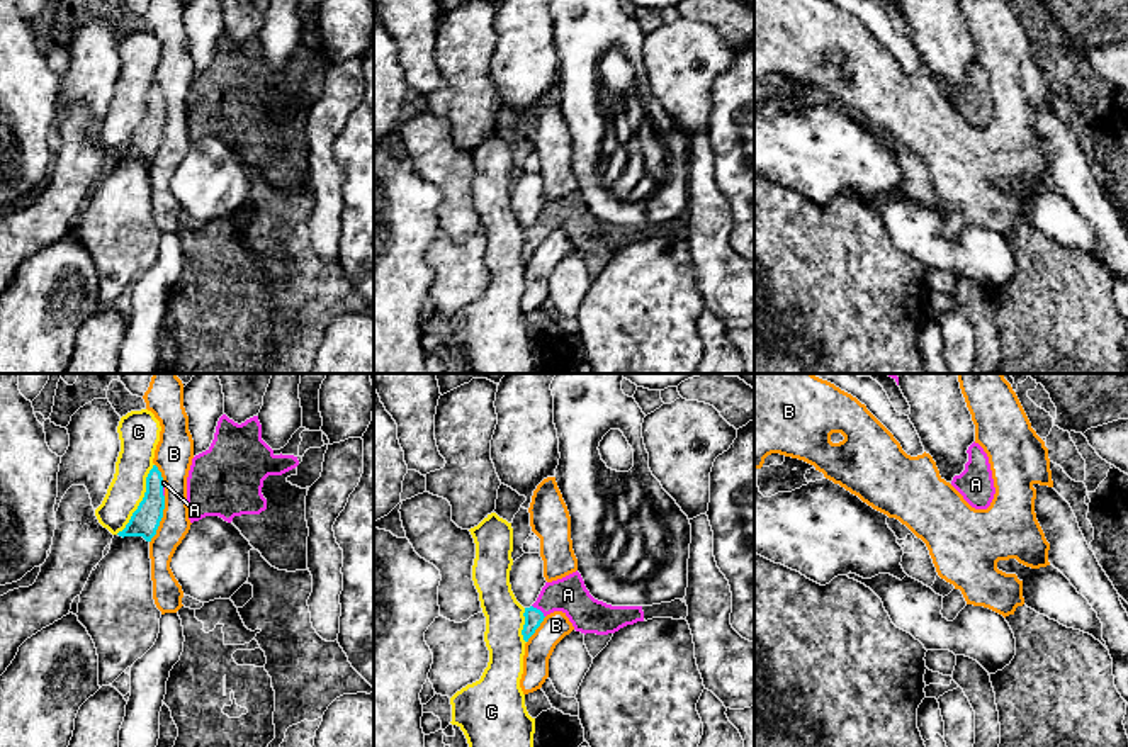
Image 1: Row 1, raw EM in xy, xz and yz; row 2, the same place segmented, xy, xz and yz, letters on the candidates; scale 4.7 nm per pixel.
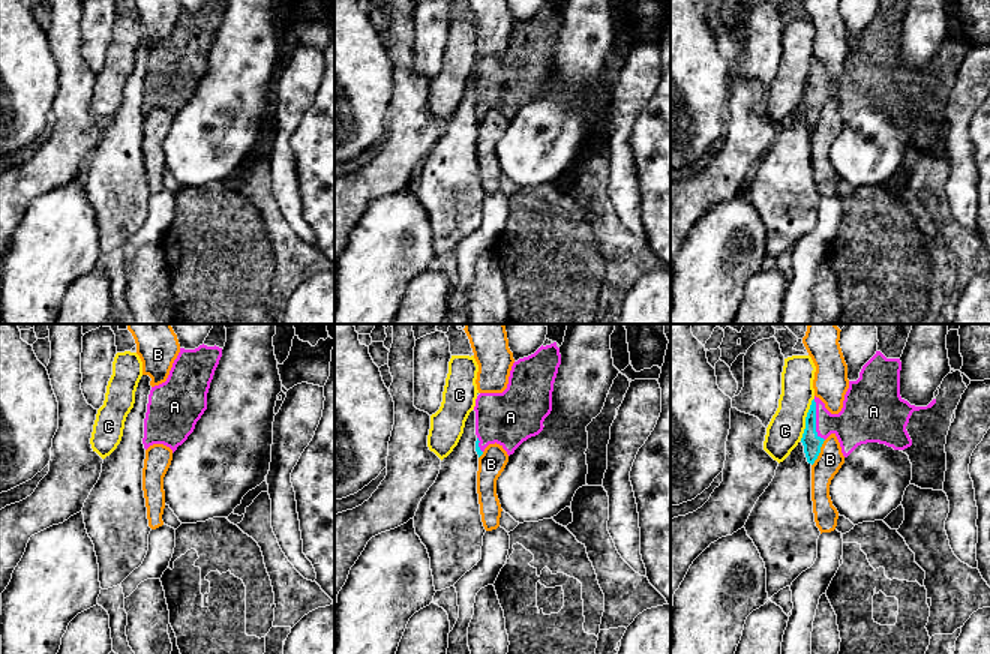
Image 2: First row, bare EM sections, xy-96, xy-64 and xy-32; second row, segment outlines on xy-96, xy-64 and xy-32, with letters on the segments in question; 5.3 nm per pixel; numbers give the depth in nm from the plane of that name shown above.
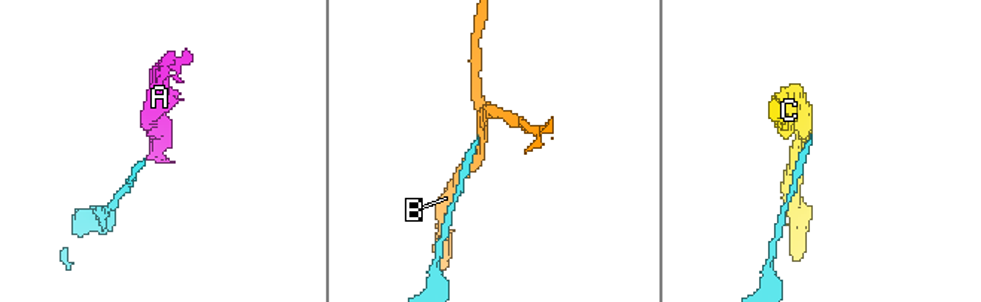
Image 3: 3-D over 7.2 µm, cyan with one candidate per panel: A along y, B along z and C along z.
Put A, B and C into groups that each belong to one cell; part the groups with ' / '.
A / B / C

